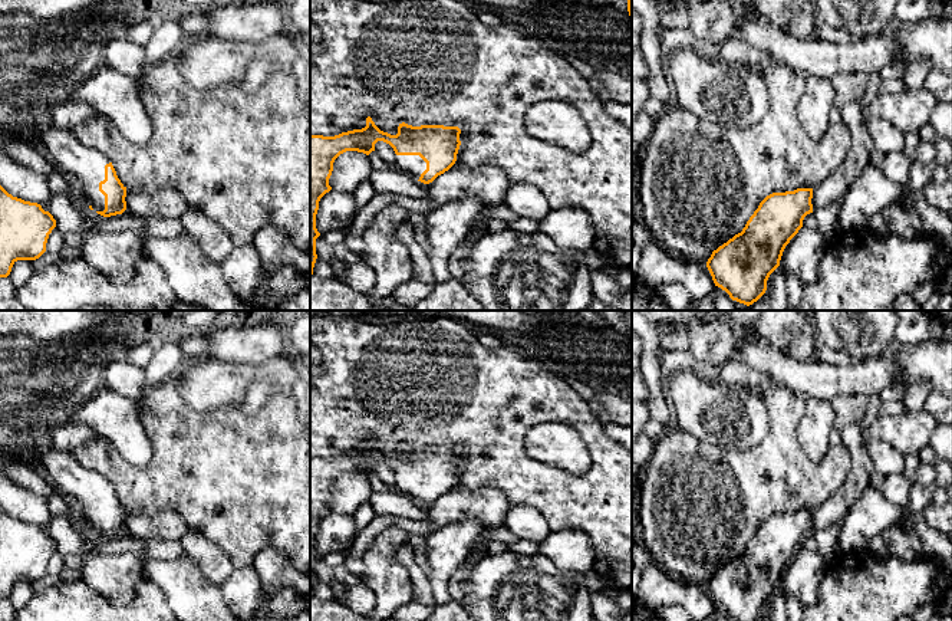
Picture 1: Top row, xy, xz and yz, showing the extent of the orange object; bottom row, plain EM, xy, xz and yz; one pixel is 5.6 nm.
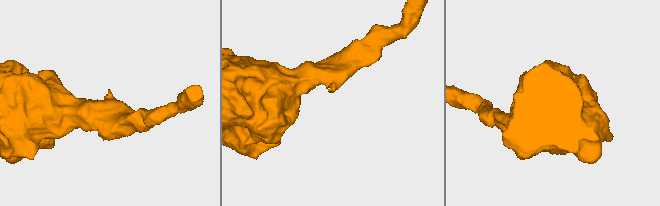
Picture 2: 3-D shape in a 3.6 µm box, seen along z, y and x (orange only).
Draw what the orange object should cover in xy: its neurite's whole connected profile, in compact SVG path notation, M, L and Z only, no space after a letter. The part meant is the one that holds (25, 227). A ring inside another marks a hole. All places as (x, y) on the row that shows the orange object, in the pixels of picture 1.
M0 185L0 277L7 277L17 260L36 260L46 252L56 220L40 204L13 197Z

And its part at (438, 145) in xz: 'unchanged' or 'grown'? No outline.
grown

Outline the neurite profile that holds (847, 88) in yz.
M840 73L831 79L831 83L834 89L834 108L841 109L846 104L862 102L870 85L870 75Z

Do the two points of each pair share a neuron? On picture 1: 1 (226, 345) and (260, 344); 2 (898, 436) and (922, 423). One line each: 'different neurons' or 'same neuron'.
1: same neuron
2: same neuron

